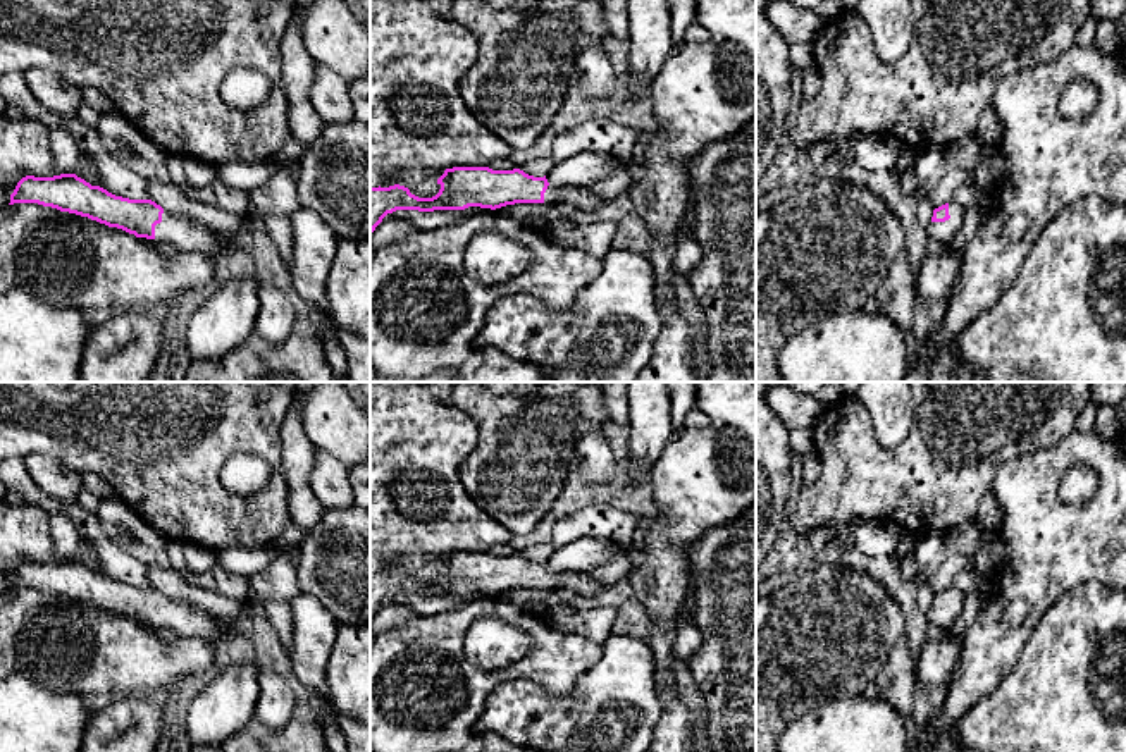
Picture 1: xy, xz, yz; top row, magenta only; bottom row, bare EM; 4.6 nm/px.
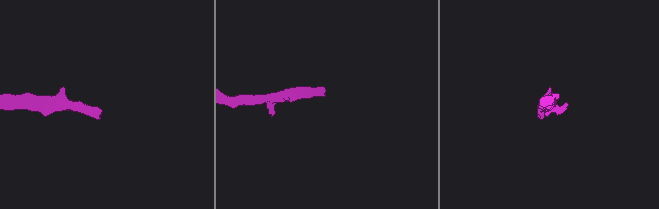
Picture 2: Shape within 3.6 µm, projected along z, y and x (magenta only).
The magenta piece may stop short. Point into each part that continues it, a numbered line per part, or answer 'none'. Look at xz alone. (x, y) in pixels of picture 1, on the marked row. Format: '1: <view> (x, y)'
1: xz (579, 197)

